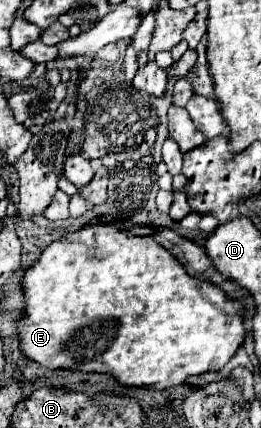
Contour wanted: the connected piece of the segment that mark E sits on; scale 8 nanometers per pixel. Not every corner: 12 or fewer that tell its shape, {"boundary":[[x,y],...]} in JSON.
{"boundary":[[86,225],[24,273],[20,351],[168,389],[244,311],[152,237]]}

